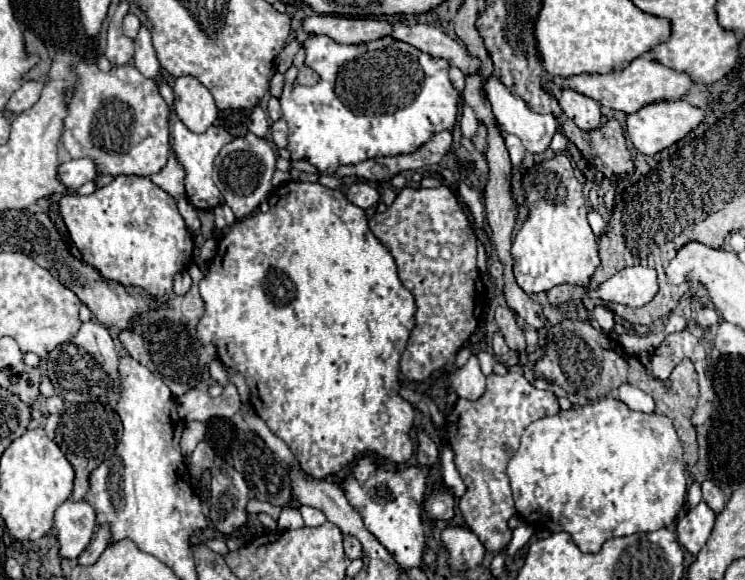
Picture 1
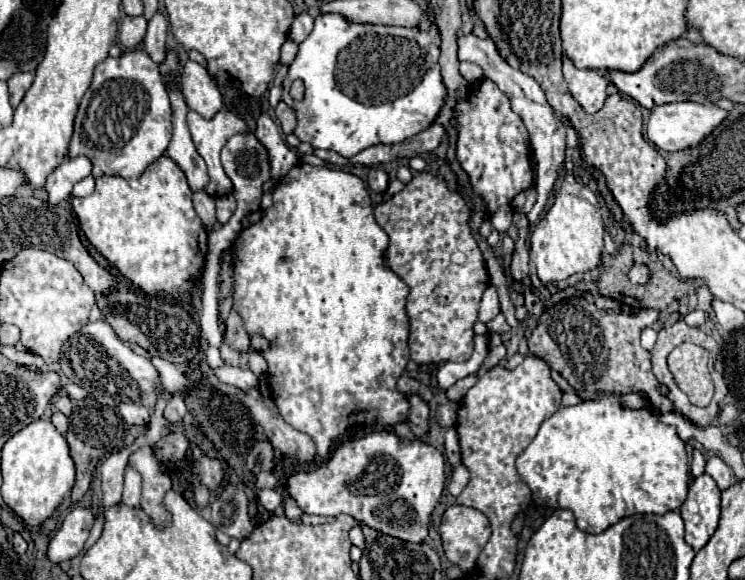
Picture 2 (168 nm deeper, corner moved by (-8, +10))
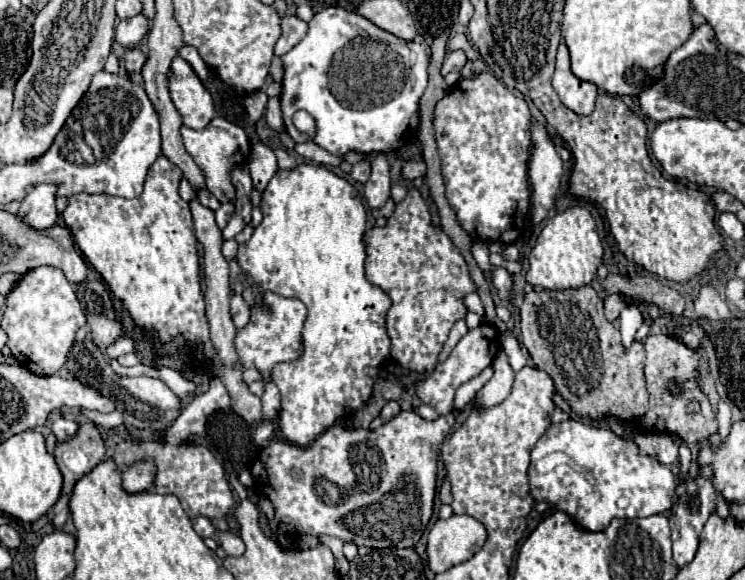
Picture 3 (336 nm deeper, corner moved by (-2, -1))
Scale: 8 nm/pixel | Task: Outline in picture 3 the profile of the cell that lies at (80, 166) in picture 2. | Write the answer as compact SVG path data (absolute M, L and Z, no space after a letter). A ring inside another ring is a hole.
M40 184L36 186L22 202L16 216L34 230L46 230L56 224L58 214L54 208L56 200L56 186L54 184Z

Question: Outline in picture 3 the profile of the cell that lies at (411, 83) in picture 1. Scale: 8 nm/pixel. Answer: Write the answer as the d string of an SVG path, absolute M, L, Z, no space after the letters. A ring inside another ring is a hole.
M326 6L324 10L316 12L308 24L310 30L306 38L282 56L284 80L280 100L284 112L284 126L294 142L310 140L292 124L292 114L300 108L306 110L316 122L316 136L312 140L334 156L344 156L350 150L362 154L394 152L396 148L412 142L418 132L420 96L424 94L428 84L428 50L422 44L408 44L406 40L378 28L364 16L348 12L340 6ZM346 46L350 46L350 60L334 60L336 52L344 50Z

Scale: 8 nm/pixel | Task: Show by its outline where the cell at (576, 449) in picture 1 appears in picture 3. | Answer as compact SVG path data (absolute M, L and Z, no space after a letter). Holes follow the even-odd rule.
M580 420L550 426L532 450L528 476L536 502L546 500L554 510L570 514L578 526L592 532L604 530L612 518L638 518L670 510L676 488L674 474L658 460L640 456L632 440ZM546 456L556 458L546 462Z

